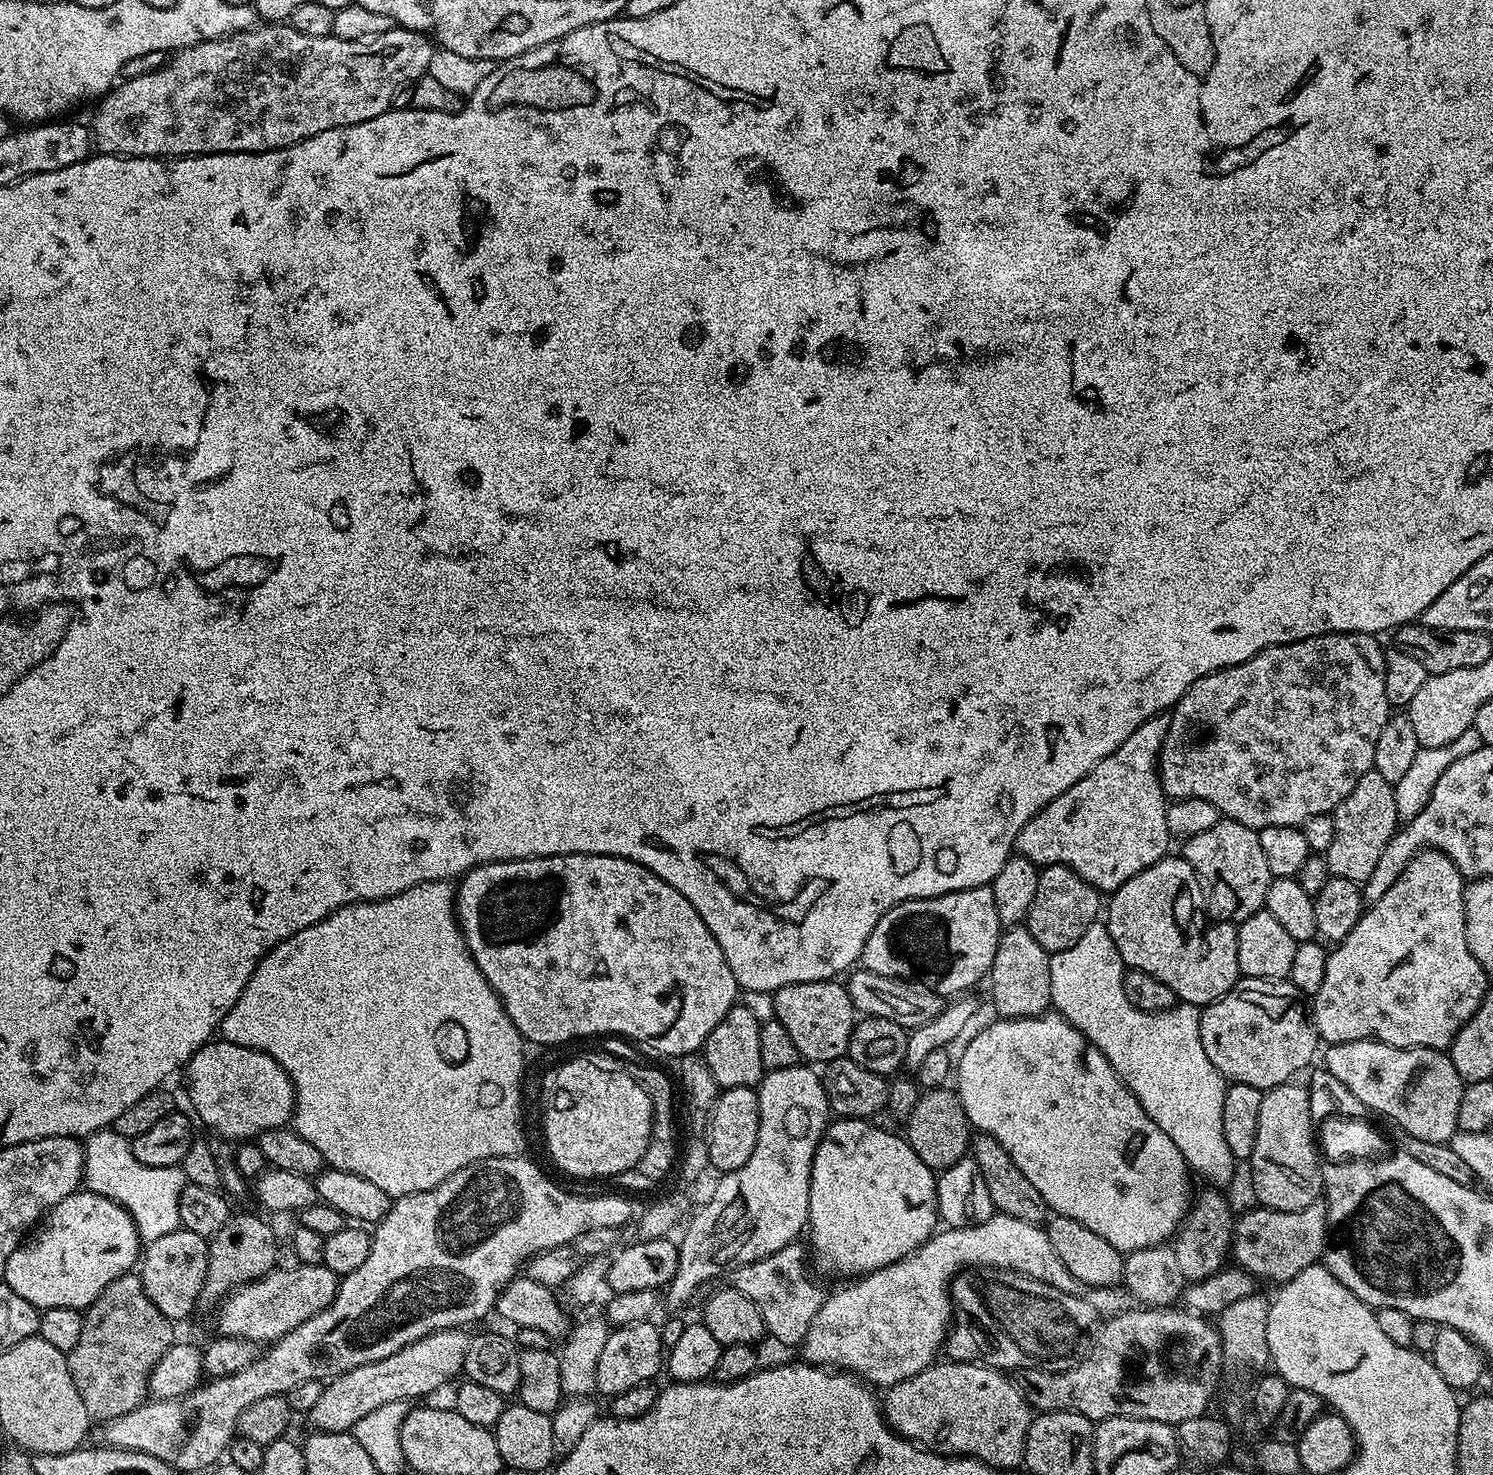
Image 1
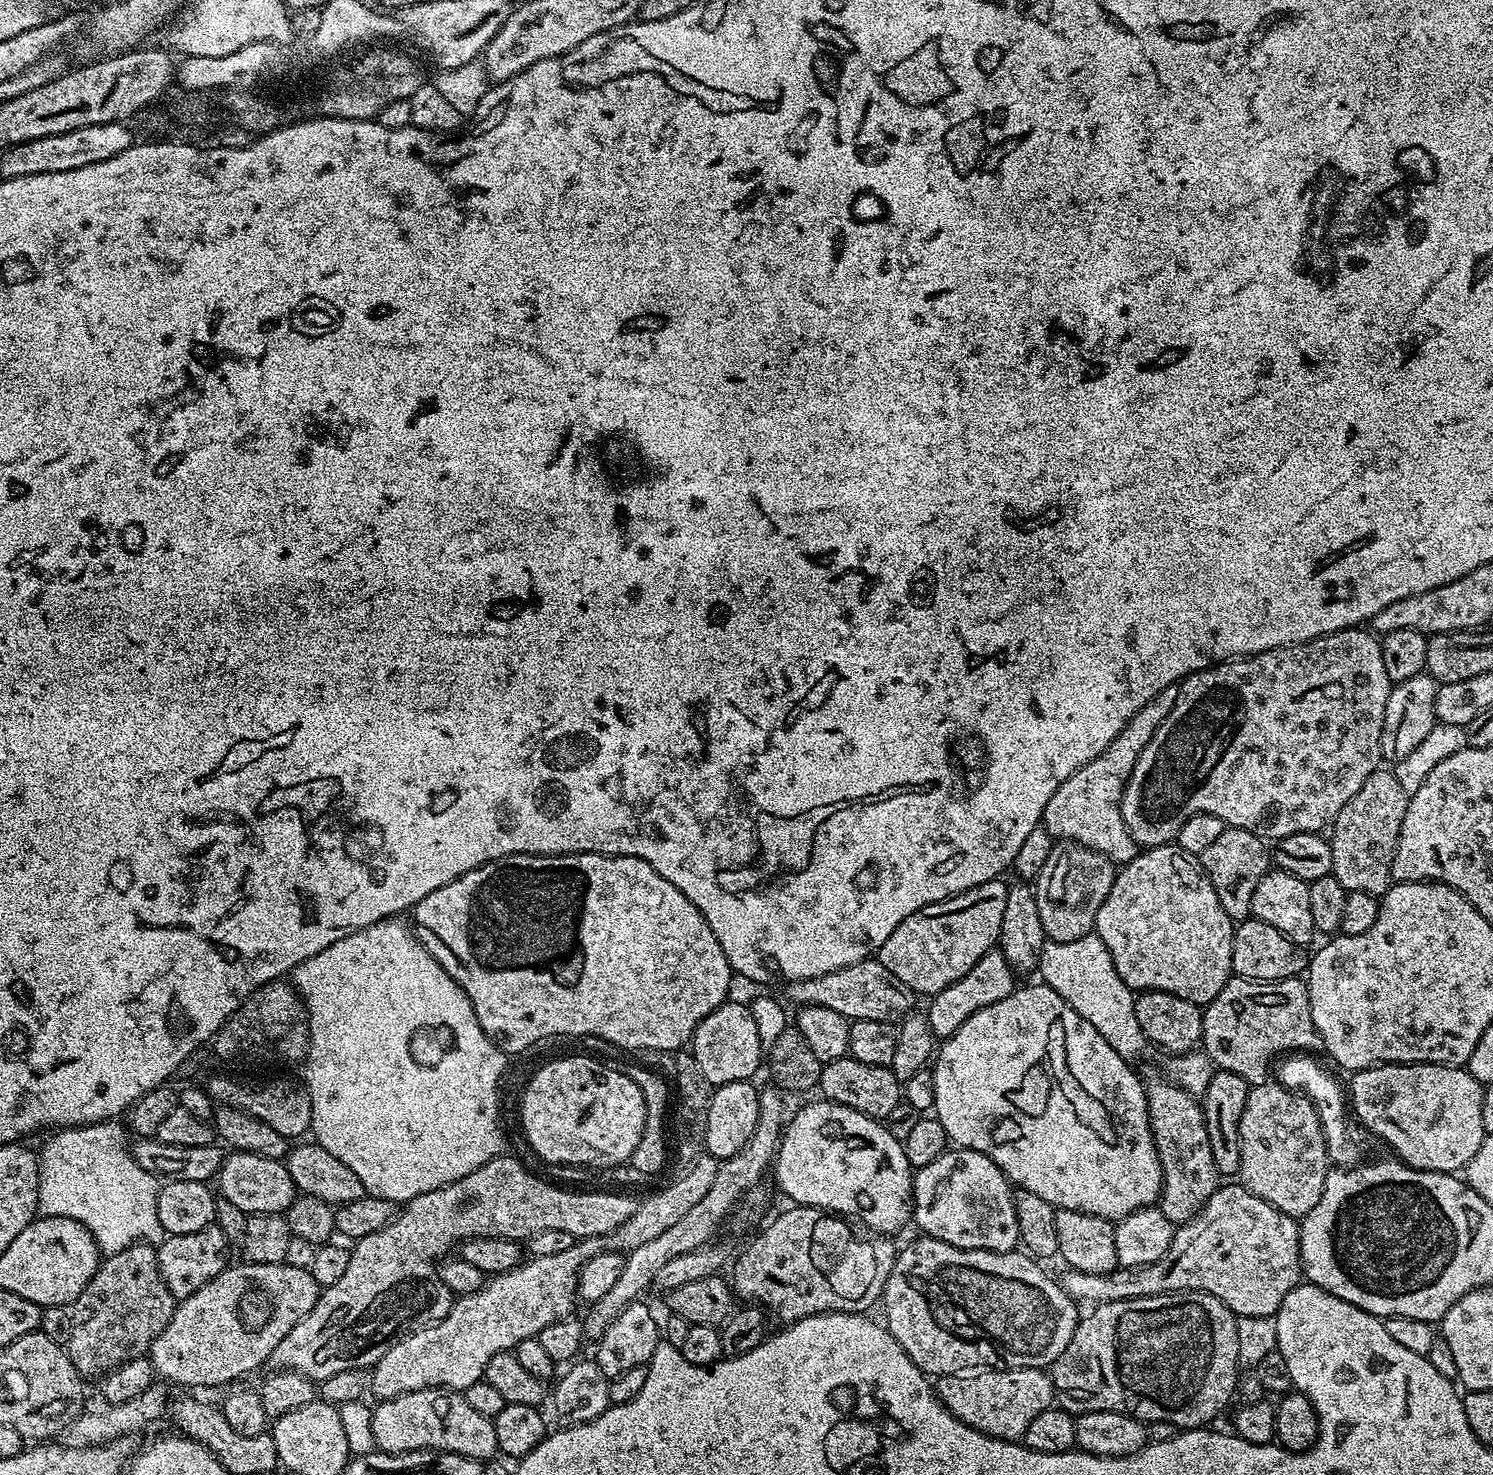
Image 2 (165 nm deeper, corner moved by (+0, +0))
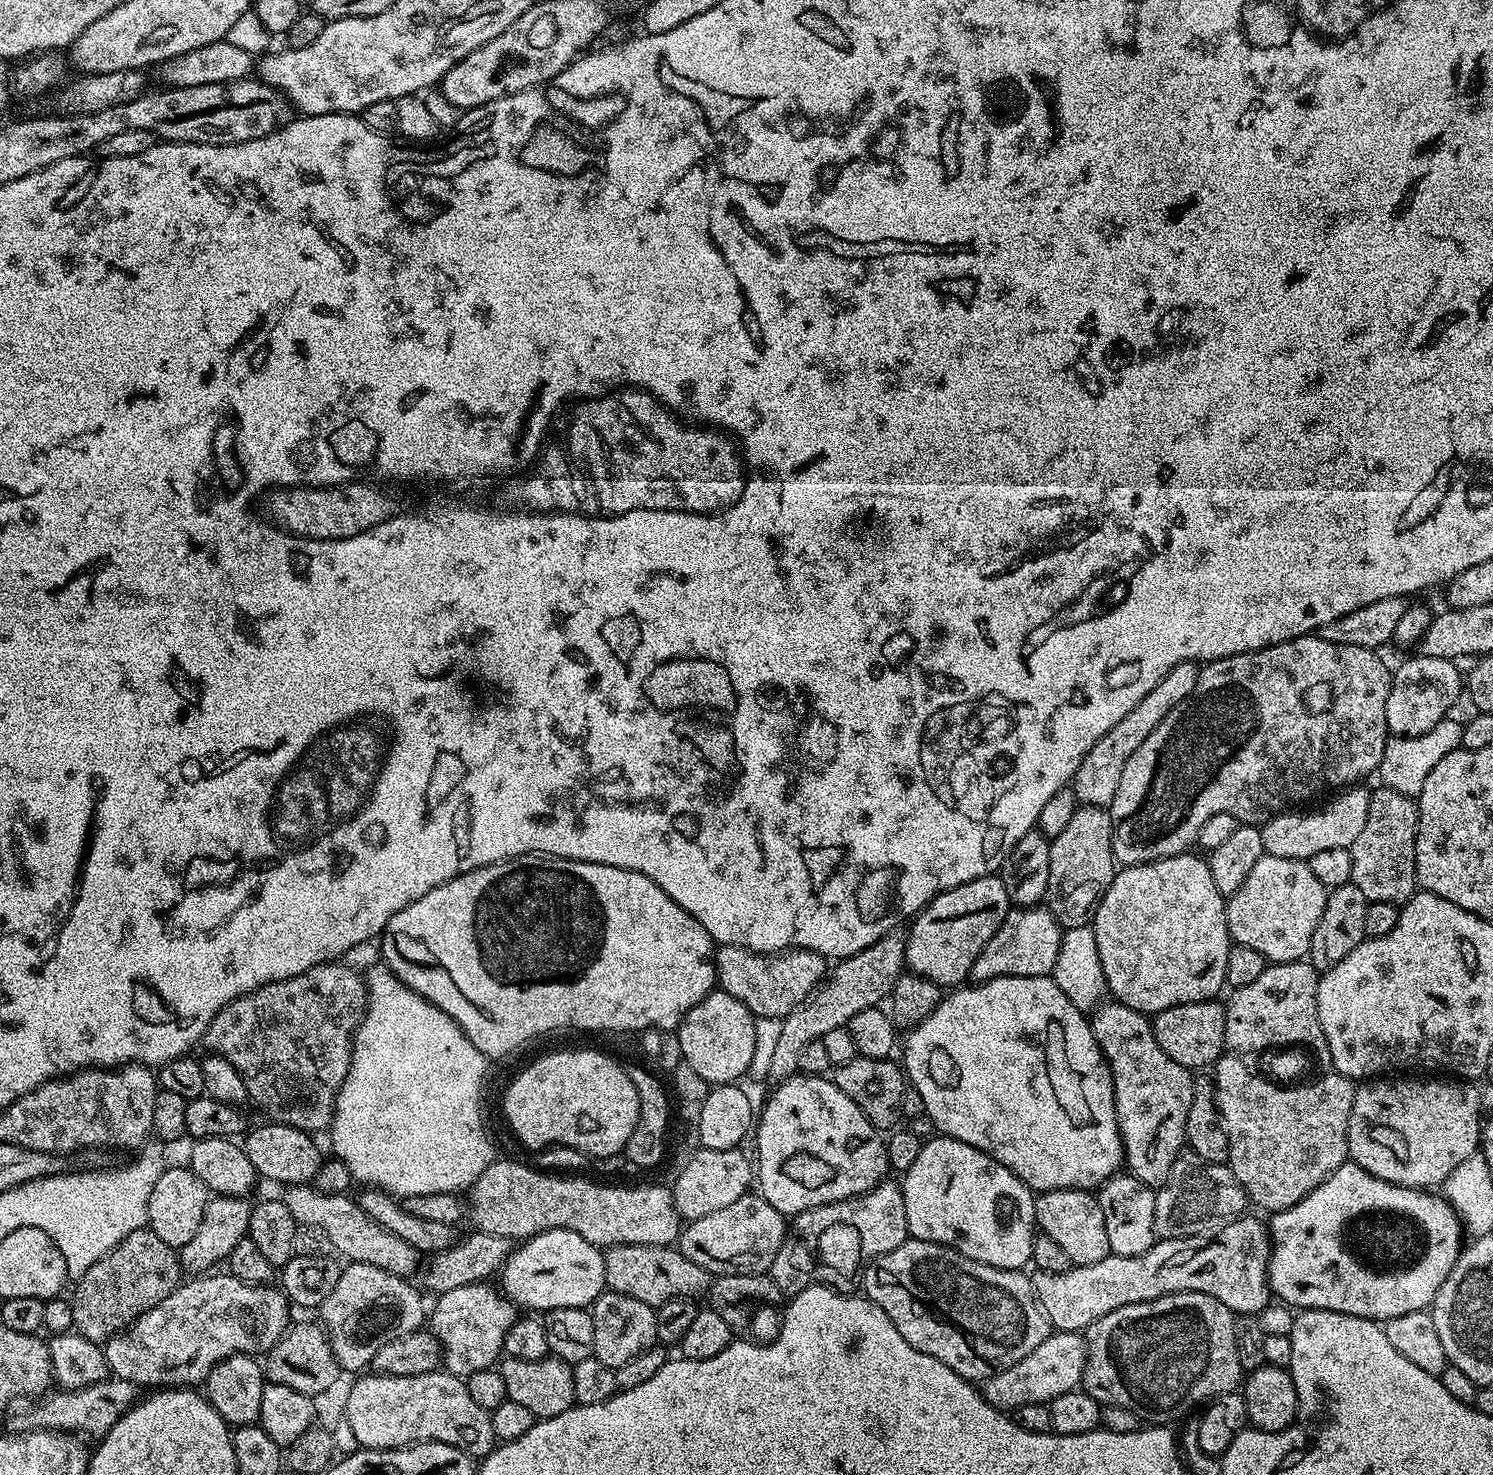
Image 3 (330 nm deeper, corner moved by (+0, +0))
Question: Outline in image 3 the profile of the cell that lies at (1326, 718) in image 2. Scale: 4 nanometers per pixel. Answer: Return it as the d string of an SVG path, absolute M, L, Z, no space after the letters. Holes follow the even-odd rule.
M1309 634L1307 636L1295 636L1292 640L1284 640L1281 644L1272 644L1268 648L1259 648L1257 652L1240 652L1236 656L1224 656L1221 660L1214 660L1205 663L1200 668L1200 677L1194 686L1194 690L1182 702L1178 702L1178 706L1174 706L1170 710L1170 714L1166 714L1166 718L1162 718L1160 725L1154 730L1154 734L1150 734L1150 738L1146 738L1146 742L1142 742L1142 746L1138 746L1138 750L1134 750L1134 754L1130 754L1130 762L1126 762L1126 770L1122 770L1122 778L1118 782L1118 790L1114 794L1110 805L1112 813L1112 849L1116 855L1117 861L1121 865L1131 866L1133 864L1148 864L1152 860L1161 860L1167 856L1179 856L1189 851L1188 847L1193 847L1198 838L1198 830L1202 830L1202 822L1206 822L1206 818L1210 818L1210 814L1234 814L1234 818L1241 824L1255 824L1263 826L1266 821L1271 820L1273 816L1279 816L1281 812L1287 812L1295 809L1297 806L1304 806L1307 800L1312 800L1315 796L1320 796L1323 792L1327 794L1335 793L1337 790L1347 789L1349 786L1356 786L1361 783L1363 776L1368 776L1377 771L1382 762L1382 750L1386 746L1389 738L1388 723L1386 722L1386 698L1390 694L1390 686L1392 685L1392 672L1382 661L1379 660L1377 653L1370 648L1362 646L1350 646L1349 644L1339 644L1338 642L1326 642L1319 634Z

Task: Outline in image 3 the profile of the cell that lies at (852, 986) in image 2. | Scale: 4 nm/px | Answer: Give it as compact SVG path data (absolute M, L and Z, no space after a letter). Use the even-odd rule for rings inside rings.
M722 944L715 949L716 982L719 991L738 998L752 1015L783 1018L803 1004L820 987L830 964L817 952L806 948L782 952L755 952L736 944Z

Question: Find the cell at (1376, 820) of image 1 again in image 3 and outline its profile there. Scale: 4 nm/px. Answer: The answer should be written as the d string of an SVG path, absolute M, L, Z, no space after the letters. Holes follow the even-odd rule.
M1380 786L1377 787L1377 789L1377 792L1373 791L1371 793L1368 802L1368 810L1364 818L1364 825L1358 834L1358 838L1352 844L1350 849L1352 854L1352 878L1350 882L1354 886L1358 886L1358 890L1362 890L1362 894L1366 894L1366 898L1370 902L1390 902L1391 904L1402 906L1405 902L1407 902L1407 900L1409 900L1409 898L1411 898L1411 896L1413 896L1413 894L1418 891L1418 885L1416 882L1416 827L1418 826L1418 818L1420 817L1418 804L1413 797L1403 796L1402 794L1398 794L1389 788Z

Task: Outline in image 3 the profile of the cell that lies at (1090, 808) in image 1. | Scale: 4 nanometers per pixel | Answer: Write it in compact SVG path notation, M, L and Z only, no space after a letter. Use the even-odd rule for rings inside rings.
M1191 660L1174 666L1174 670L1170 670L1170 674L1166 674L1166 678L1162 678L1162 682L1158 682L1158 686L1154 686L1154 690L1150 690L1150 694L1146 694L1142 702L1138 702L1138 706L1134 706L1134 710L1130 710L1126 718L1122 718L1122 722L1110 726L1110 730L1106 730L1106 734L1098 738L1096 745L1084 755L1084 761L1070 781L1070 787L1076 792L1076 799L1081 805L1111 805L1122 778L1122 770L1126 770L1126 762L1130 762L1130 754L1134 754L1134 750L1138 750L1138 746L1142 746L1142 742L1146 742L1146 738L1154 734L1162 718L1166 718L1166 714L1170 714L1170 710L1178 706L1178 702L1191 694L1199 677L1200 668Z

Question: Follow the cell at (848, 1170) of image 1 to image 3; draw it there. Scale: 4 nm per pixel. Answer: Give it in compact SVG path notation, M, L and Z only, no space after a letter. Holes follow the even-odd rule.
M797 1074L779 1081L773 1088L776 1089L772 1097L765 1102L761 1112L759 1109L758 1123L754 1128L754 1172L758 1177L759 1195L770 1202L774 1210L792 1218L808 1208L859 1198L881 1183L887 1177L884 1175L889 1175L888 1149L881 1133L831 1079Z

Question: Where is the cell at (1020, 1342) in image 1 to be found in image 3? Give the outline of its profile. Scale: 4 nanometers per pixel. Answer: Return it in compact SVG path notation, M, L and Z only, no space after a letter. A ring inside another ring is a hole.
M911 1238L904 1240L902 1246L875 1257L871 1263L862 1272L863 1295L884 1313L884 1319L892 1323L898 1334L914 1346L914 1350L930 1354L930 1358L938 1358L938 1362L950 1366L950 1370L963 1380L983 1382L995 1372L1014 1366L1014 1362L1022 1362L1022 1358L1026 1358L1030 1350L1042 1346L1044 1339L1053 1331L1052 1323L1036 1303L1031 1279L1023 1276L1023 1271L986 1266L945 1244Z

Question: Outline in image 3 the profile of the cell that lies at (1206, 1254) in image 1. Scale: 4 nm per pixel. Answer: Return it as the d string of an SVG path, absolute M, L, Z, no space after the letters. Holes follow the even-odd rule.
M1119 1002L1111 1003L1095 1009L1090 1023L1104 1061L1112 1071L1112 1093L1124 1147L1124 1164L1142 1183L1160 1186L1186 1148L1186 1114L1194 1094L1194 1076L1158 1046L1151 1019L1145 1013Z

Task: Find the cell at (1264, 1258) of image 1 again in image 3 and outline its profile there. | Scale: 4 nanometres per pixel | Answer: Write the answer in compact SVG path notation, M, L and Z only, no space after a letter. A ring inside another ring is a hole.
M1244 1214L1239 1220L1232 1221L1225 1229L1213 1235L1211 1238L1207 1236L1182 1237L1180 1239L1157 1239L1150 1250L1143 1252L1141 1256L1113 1256L1109 1254L1106 1258L1102 1258L1102 1262L1090 1262L1089 1264L1077 1264L1066 1269L1064 1272L1044 1272L1033 1271L1030 1279L1032 1282L1032 1293L1036 1295L1036 1303L1040 1305L1041 1310L1046 1314L1048 1321L1052 1323L1053 1329L1057 1332L1079 1332L1083 1333L1098 1318L1102 1318L1106 1314L1110 1314L1110 1310L1118 1310L1122 1306L1130 1306L1137 1304L1143 1300L1153 1300L1154 1298L1162 1298L1169 1296L1175 1292L1201 1292L1207 1296L1216 1296L1218 1302L1222 1302L1234 1314L1258 1314L1270 1303L1270 1289L1268 1286L1268 1255L1272 1253L1270 1243L1270 1232L1260 1220L1255 1220L1250 1214Z

